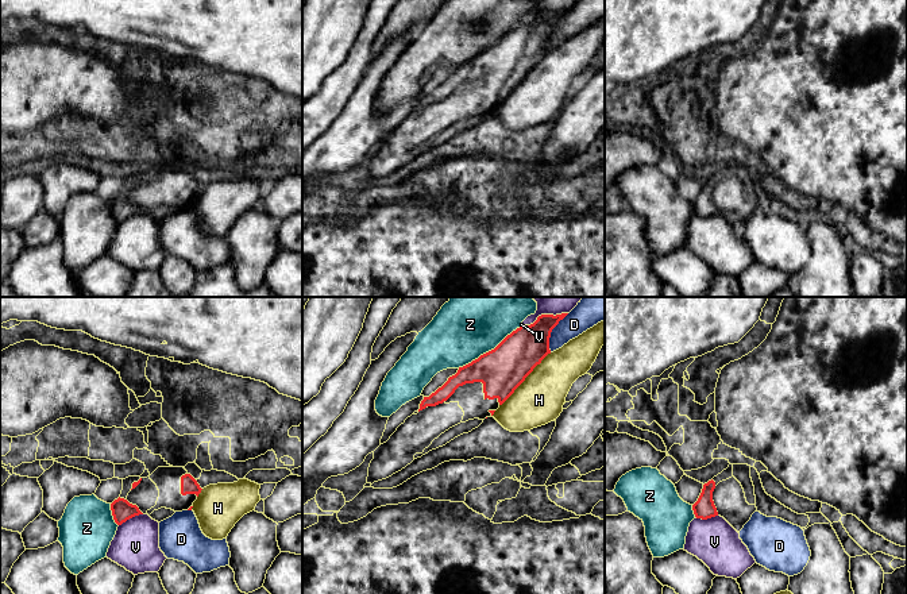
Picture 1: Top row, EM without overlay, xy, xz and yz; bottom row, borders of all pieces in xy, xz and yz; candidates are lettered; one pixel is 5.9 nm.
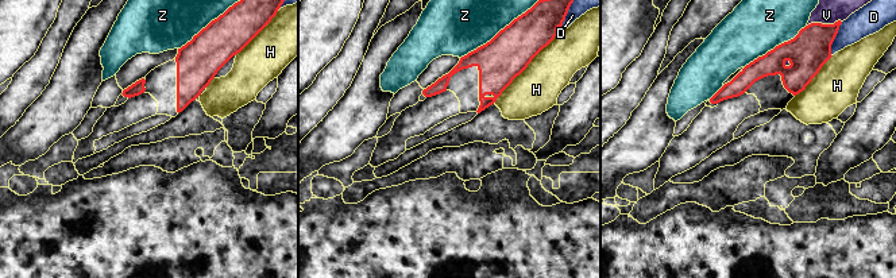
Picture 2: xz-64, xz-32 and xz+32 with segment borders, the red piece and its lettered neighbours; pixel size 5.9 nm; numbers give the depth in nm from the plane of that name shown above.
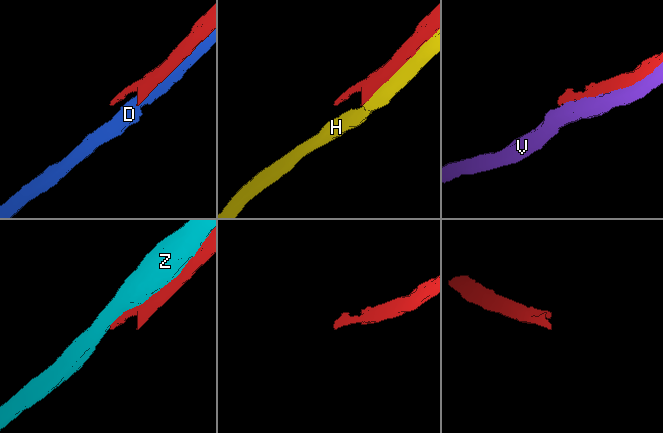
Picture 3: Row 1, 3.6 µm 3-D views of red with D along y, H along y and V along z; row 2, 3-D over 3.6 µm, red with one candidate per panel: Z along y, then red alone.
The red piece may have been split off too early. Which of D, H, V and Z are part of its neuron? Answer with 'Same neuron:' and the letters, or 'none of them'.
Same neuron: none of them

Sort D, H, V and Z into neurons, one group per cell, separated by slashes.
D / H / V / Z

